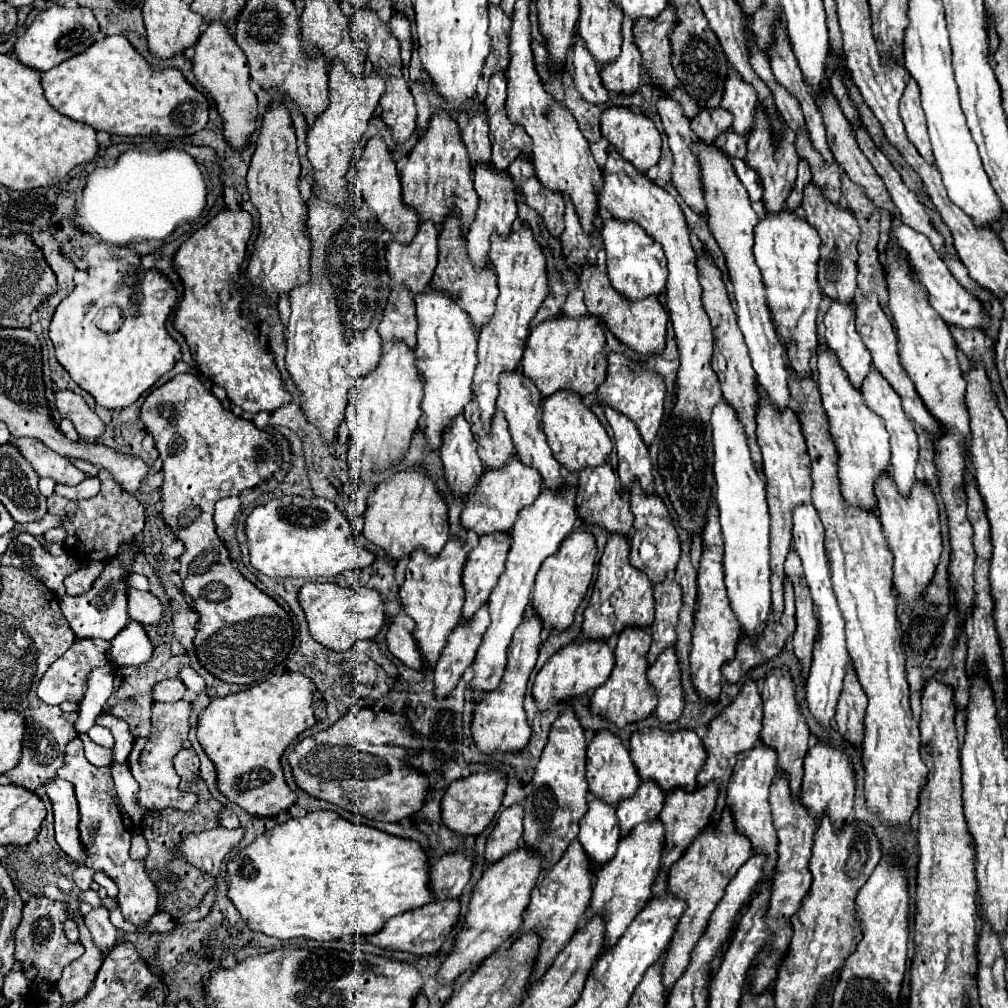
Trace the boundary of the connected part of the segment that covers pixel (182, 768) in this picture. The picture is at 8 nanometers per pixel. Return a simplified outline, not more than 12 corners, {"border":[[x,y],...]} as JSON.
{"border":[[183,749],[175,757],[179,775],[199,771],[199,757],[193,749]]}

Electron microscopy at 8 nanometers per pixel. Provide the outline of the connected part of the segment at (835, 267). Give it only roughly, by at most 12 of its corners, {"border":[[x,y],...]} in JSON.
{"border":[[799,161],[785,203],[821,237],[819,285],[839,303],[857,293],[859,225],[829,205]]}

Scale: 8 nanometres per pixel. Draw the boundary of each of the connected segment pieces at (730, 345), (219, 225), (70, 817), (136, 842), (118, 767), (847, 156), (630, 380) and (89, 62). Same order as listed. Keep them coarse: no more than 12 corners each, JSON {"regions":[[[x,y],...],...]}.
{"regions":[[[699,257],[711,319],[711,367],[763,471],[757,443],[759,393],[747,345],[721,271]],[[247,211],[173,255],[173,315],[197,369],[243,411],[291,399],[241,315]],[[55,777],[43,787],[55,813],[55,841],[83,863],[73,785]],[[135,833],[129,849],[131,859],[141,861],[147,857],[145,837]],[[113,763],[113,779],[123,808],[137,823],[147,815],[137,803],[139,784],[123,763]],[[829,91],[819,107],[835,161],[877,209],[897,215]],[[609,353],[597,403],[637,425],[651,445],[665,385],[631,359]],[[119,35],[45,71],[55,111],[111,135],[187,137],[207,99]]]}

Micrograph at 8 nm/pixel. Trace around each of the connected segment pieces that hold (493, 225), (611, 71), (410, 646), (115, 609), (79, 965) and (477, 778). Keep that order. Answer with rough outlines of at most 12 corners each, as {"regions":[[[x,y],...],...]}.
{"regions":[[[491,163],[475,167],[479,207],[467,233],[475,271],[487,265],[491,235],[517,219],[513,179]],[[623,21],[621,55],[601,73],[607,91],[633,95],[641,85],[641,65],[631,21]],[[405,613],[391,617],[387,649],[403,665],[423,667],[413,643],[413,619]],[[105,563],[87,593],[65,595],[61,611],[77,639],[107,639],[129,621],[123,563]],[[81,913],[85,953],[63,969],[57,983],[63,1003],[85,999],[103,963]],[[497,771],[453,781],[441,819],[461,837],[477,837],[505,795]]]}

